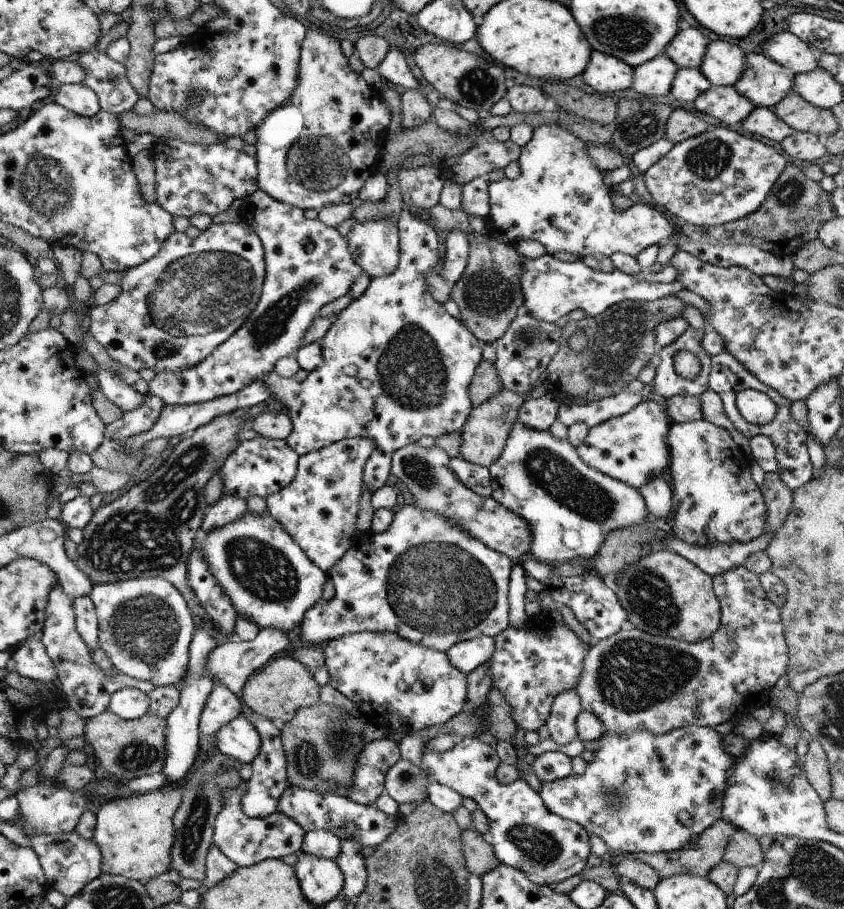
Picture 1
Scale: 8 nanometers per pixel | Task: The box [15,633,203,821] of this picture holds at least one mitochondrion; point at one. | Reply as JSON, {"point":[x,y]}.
{"point":[137,756]}

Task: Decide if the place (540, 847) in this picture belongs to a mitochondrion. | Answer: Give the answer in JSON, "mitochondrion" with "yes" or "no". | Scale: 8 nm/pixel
{"mitochondrion":"yes"}

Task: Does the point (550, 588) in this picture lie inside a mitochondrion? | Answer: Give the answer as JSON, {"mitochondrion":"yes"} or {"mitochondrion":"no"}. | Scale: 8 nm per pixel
{"mitochondrion":"no"}

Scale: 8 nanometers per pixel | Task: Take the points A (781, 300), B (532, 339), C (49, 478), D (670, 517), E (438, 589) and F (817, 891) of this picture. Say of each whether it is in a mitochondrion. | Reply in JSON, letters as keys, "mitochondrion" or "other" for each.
{"A":"other","B":"other","C":"other","D":"other","E":"mitochondrion","F":"mitochondrion"}

